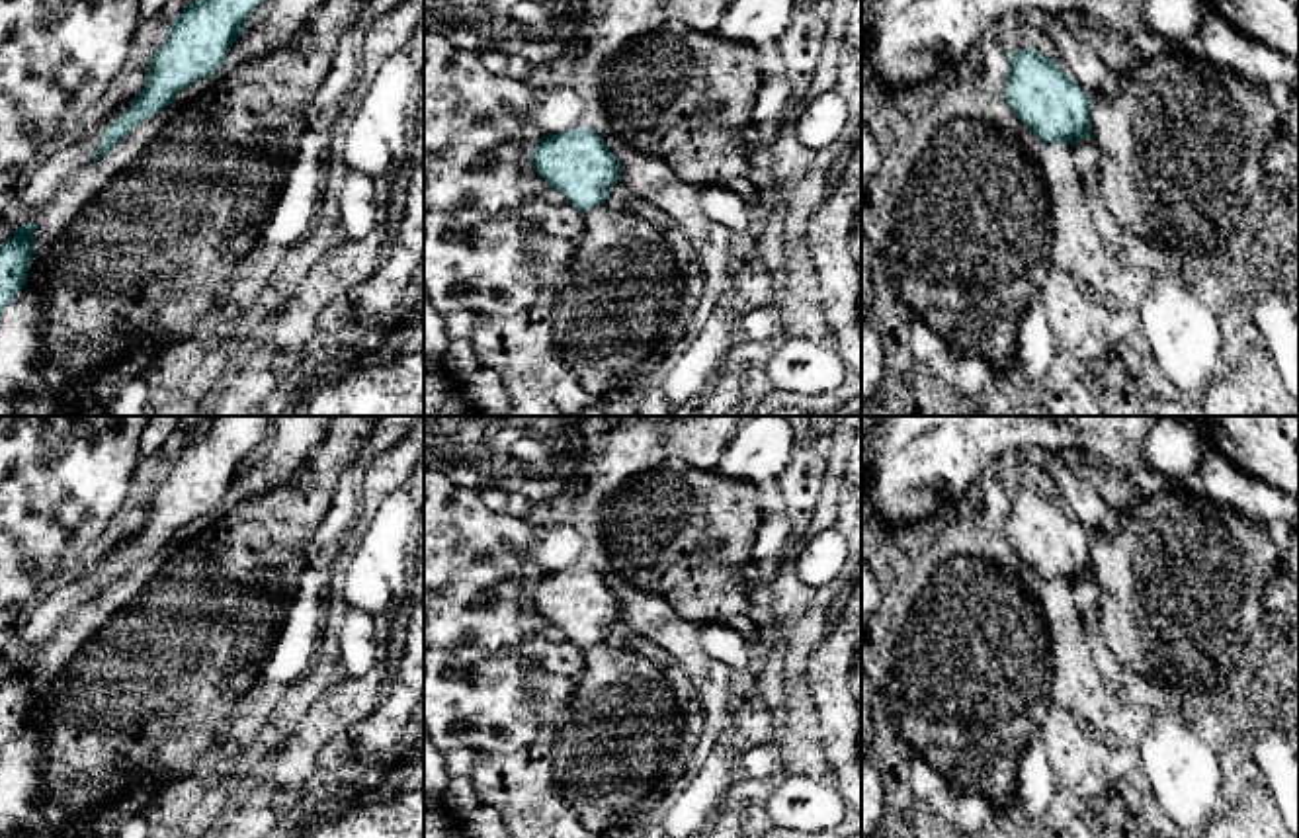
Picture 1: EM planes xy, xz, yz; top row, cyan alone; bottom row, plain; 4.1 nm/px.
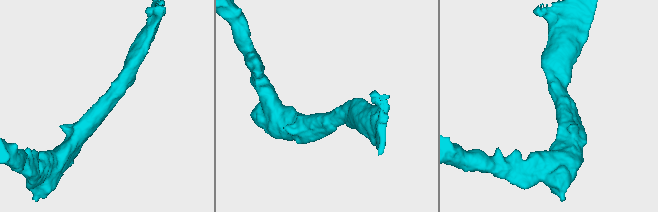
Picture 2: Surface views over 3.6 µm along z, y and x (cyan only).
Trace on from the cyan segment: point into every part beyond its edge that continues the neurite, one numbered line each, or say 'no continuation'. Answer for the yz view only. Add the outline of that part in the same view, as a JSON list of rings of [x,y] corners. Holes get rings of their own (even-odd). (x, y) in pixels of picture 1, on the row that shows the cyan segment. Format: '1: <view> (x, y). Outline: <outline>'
no continuation

